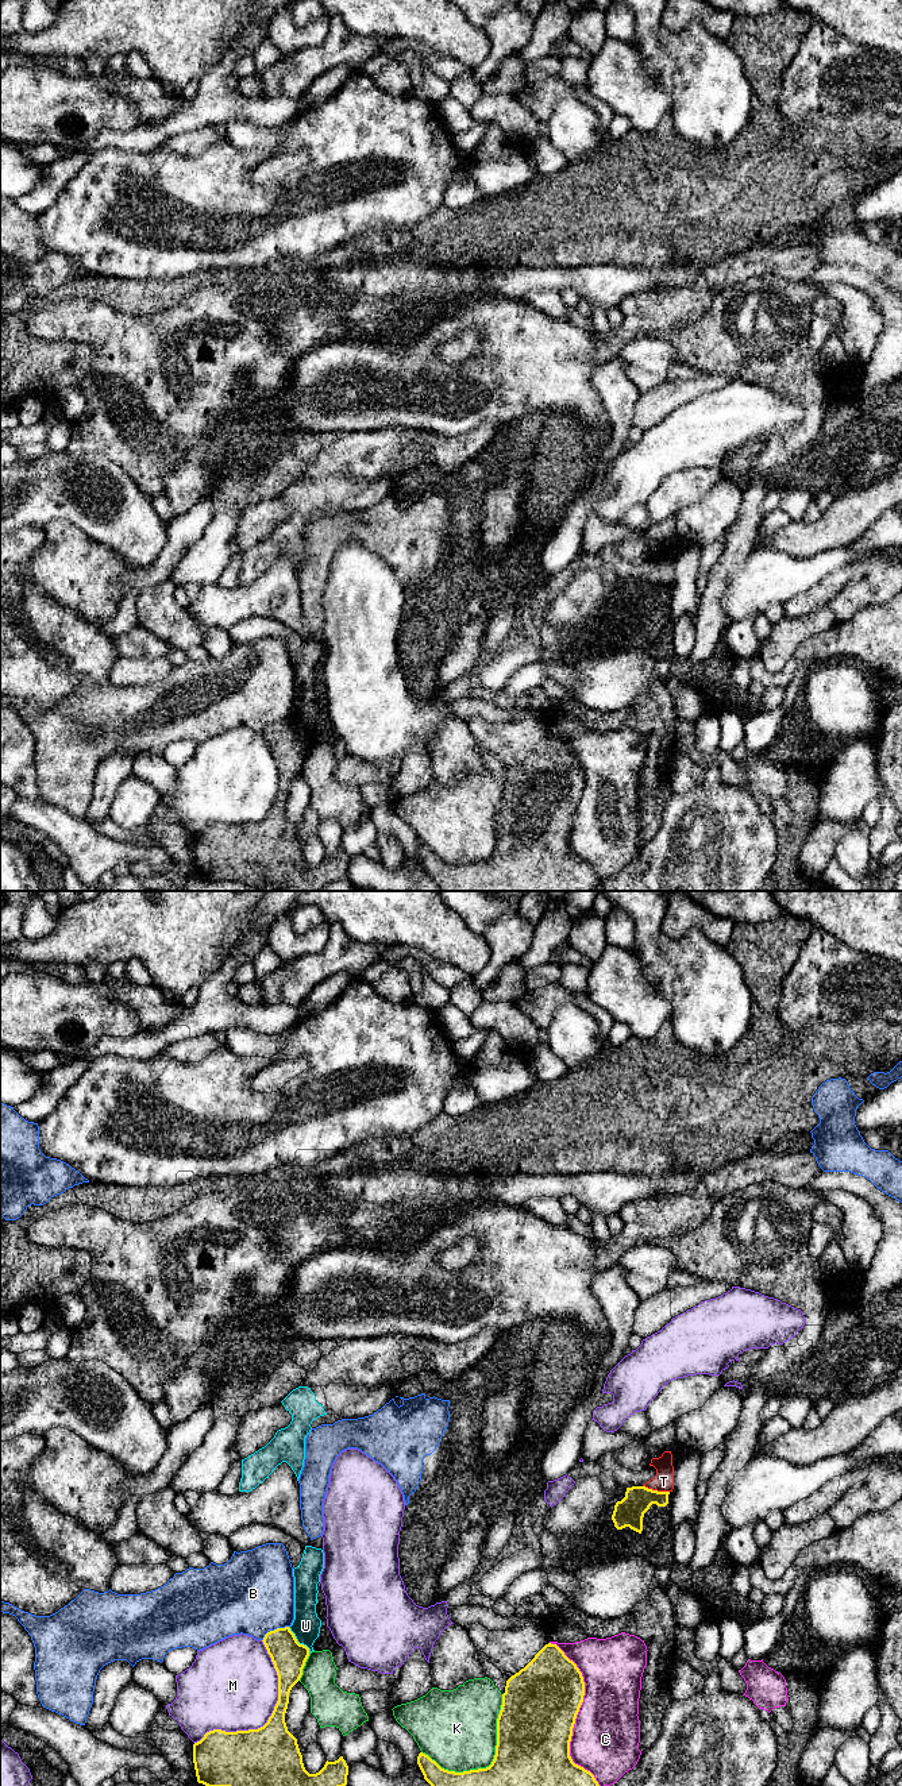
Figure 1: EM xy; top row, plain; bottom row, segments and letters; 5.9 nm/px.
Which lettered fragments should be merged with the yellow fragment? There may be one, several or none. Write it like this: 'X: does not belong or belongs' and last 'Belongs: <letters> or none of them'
B: does not belong
C: does not belong
K: does not belong
M: does not belong
T: does not belong
U: does not belong
Belongs: none of them

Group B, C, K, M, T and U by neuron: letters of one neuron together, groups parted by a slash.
B / C / K / M / T / U

